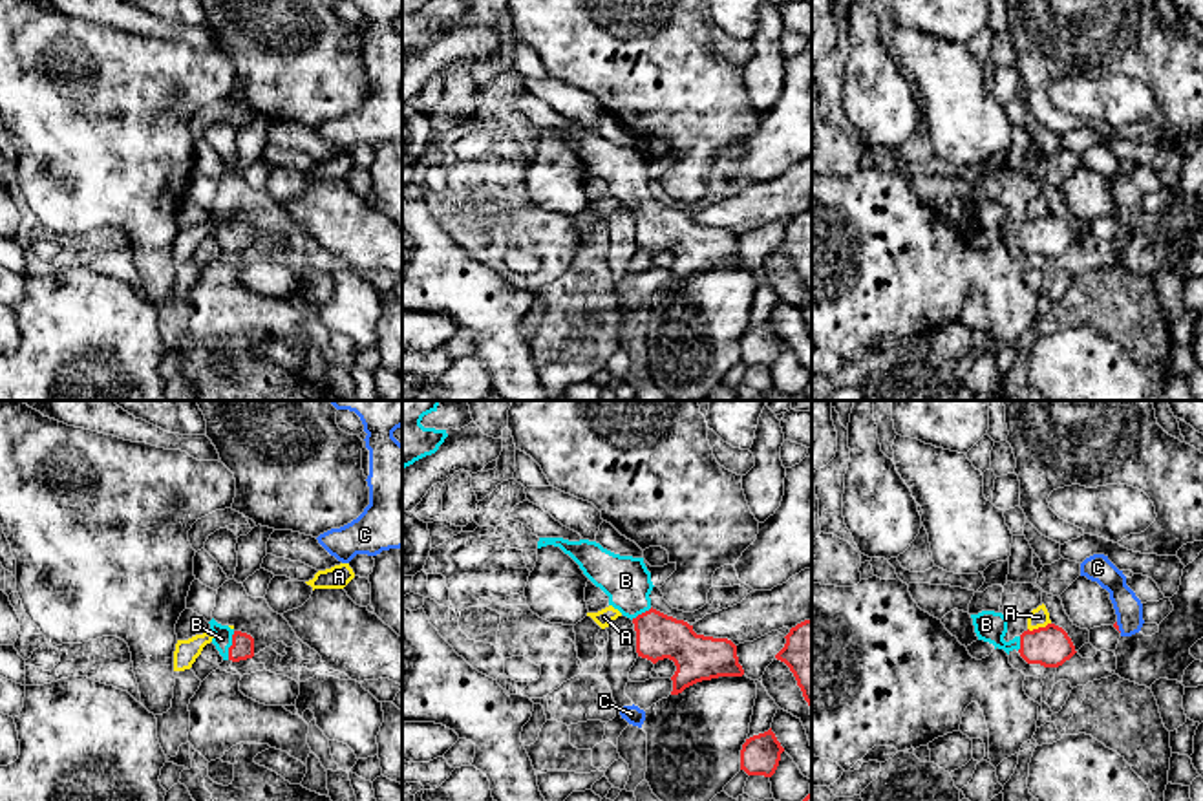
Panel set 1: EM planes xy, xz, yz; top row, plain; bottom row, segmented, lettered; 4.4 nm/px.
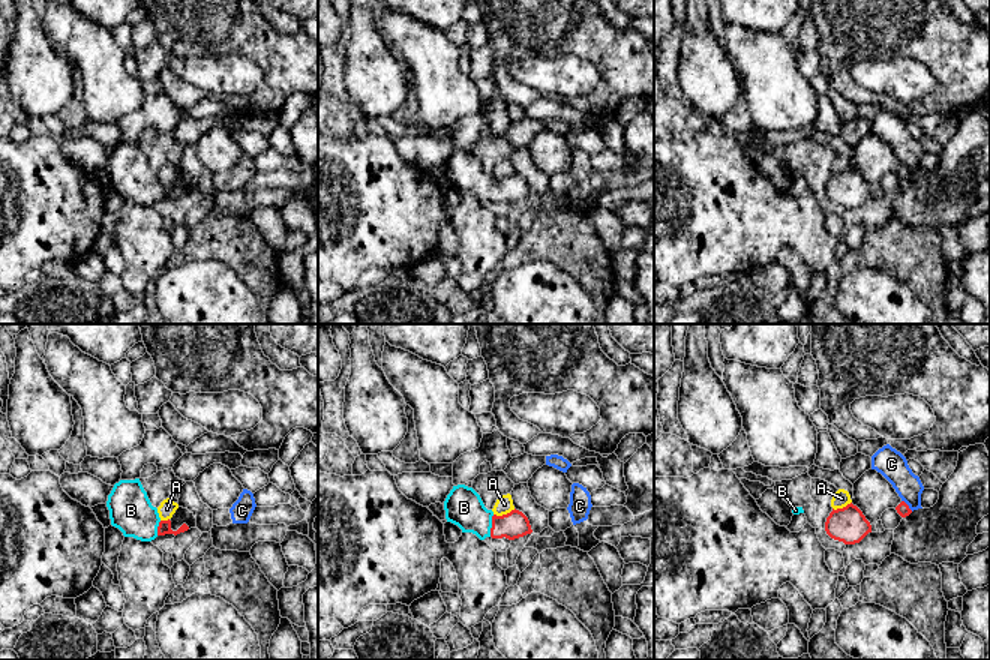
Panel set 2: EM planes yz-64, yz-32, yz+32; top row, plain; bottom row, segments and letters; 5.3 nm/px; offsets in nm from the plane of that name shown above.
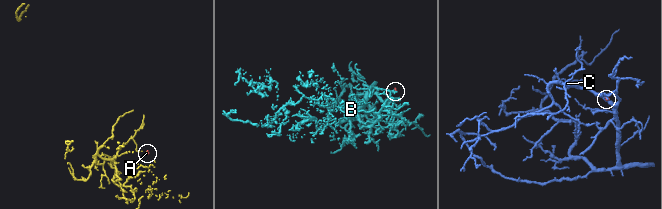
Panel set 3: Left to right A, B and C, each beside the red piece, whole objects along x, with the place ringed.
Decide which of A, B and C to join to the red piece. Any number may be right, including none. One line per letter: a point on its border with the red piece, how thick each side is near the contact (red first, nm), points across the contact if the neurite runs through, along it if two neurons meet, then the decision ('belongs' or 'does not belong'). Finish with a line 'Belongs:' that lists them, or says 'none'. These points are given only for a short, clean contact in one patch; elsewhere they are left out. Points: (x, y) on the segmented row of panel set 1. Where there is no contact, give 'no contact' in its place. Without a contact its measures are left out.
A: yz (1039, 628) | 180/90 nm | along yz (1050, 622), (1028, 630) | does not belong
B: xy (231, 646) | 100/80 nm | across xy (242, 648), (231, 646), (222, 639) | belongs
C: yz (1117, 628) | 20/120 nm | along yz (1116, 622), (1121, 631) | does not belong
Belongs: B

